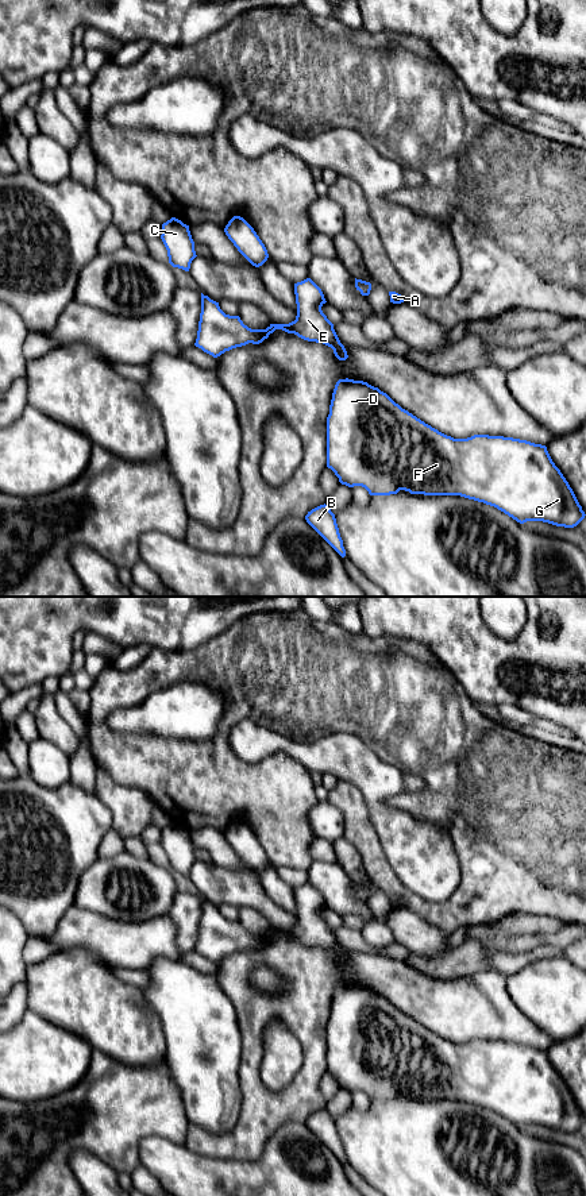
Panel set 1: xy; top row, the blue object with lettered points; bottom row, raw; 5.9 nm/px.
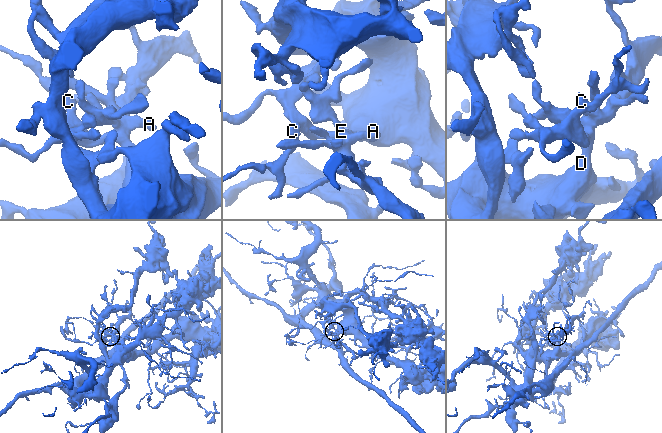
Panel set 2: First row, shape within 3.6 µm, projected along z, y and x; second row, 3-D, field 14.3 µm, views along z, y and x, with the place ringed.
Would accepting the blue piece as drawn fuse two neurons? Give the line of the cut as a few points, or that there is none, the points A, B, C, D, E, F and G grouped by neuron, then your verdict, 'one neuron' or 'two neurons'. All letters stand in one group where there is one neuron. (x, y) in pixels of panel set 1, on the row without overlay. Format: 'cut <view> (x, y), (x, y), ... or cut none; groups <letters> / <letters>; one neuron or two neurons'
cut none; groups A B C D E F G; one neuron

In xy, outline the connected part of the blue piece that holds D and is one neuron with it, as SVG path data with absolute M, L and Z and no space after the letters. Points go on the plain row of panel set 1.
M346 983L335 989L327 1022L327 1072L335 1077L342 1089L362 1091L370 1100L390 1100L400 1095L424 1100L460 1100L494 1111L520 1129L543 1126L574 1133L586 1120L545 1050L489 1039L454 1043L425 1029L386 998L363 985Z

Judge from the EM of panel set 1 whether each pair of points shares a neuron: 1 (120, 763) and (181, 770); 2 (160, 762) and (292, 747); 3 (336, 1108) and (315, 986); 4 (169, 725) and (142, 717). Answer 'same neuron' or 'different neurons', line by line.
1: same neuron
2: different neurons
3: different neurons
4: same neuron

